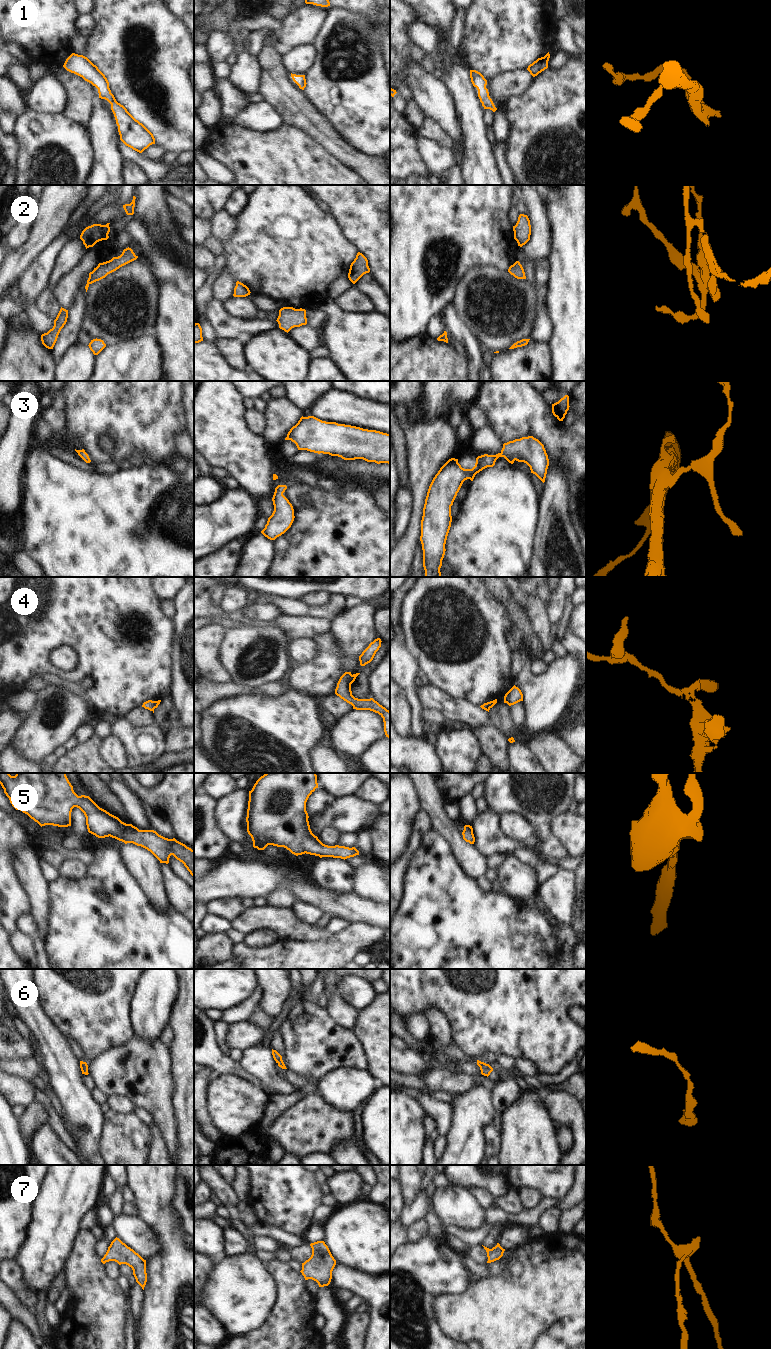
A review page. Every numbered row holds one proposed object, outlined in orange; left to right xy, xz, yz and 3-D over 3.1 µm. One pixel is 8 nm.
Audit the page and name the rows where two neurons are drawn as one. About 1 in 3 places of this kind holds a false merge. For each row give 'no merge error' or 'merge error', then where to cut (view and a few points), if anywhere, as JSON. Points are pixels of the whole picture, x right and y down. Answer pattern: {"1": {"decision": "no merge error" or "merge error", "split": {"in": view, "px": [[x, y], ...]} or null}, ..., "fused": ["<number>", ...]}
{"1": {"decision": "no merge error", "split": null}, "2": {"decision": "no merge error", "split": null}, "3": {"decision": "no merge error", "split": null}, "4": {"decision": "merge error", "split": {"in": "xz", "px": [[352, 675], [349, 681], [349, 691], [351, 694]]}}, "5": {"decision": "no merge error", "split": null}, "6": {"decision": "no merge error", "split": null}, "7": {"decision": "no merge error", "split": null}, "fused": ["4"]}

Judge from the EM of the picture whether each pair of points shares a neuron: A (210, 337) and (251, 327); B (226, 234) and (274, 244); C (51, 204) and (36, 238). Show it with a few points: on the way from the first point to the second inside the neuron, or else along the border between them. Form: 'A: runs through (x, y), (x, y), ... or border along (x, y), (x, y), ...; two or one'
A: border along (208, 319), (217, 338); two
B: border along (237, 217), (237, 228), (234, 234), (223, 242); two
C: runs through (51, 212), (50, 223), (44, 230); one

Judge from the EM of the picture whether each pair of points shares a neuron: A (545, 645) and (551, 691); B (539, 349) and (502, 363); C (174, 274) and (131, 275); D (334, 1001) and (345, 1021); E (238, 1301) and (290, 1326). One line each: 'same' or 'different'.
A: different
B: same
C: different
D: same
E: different

